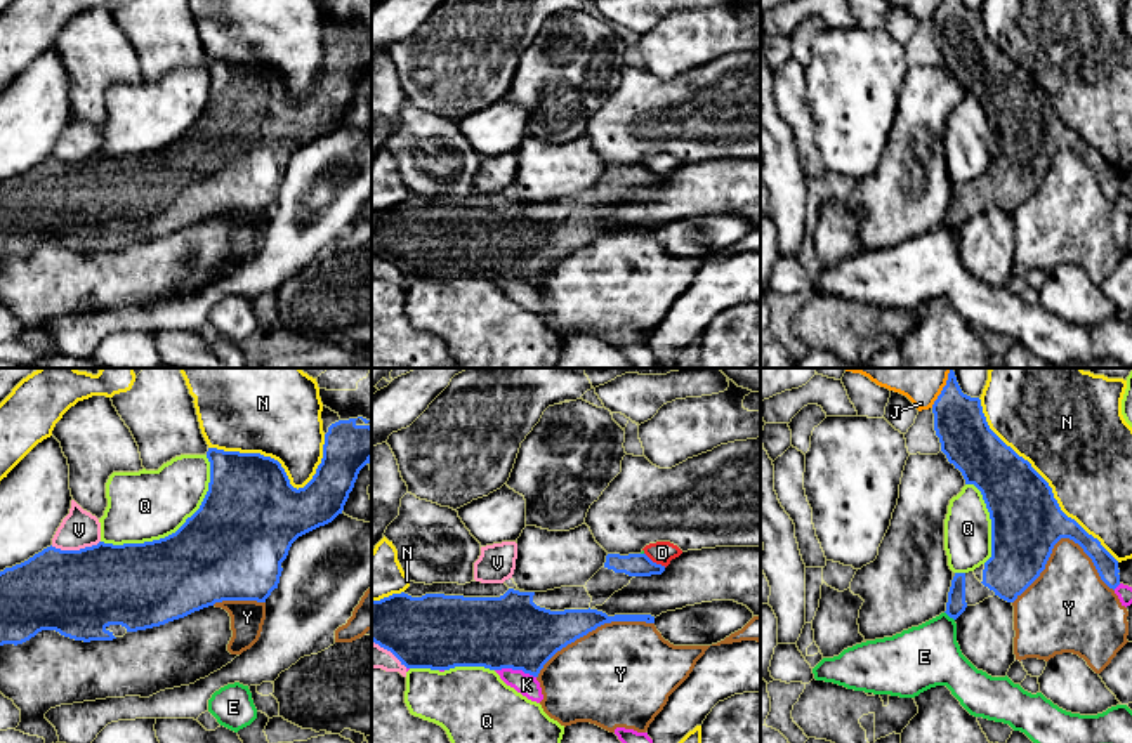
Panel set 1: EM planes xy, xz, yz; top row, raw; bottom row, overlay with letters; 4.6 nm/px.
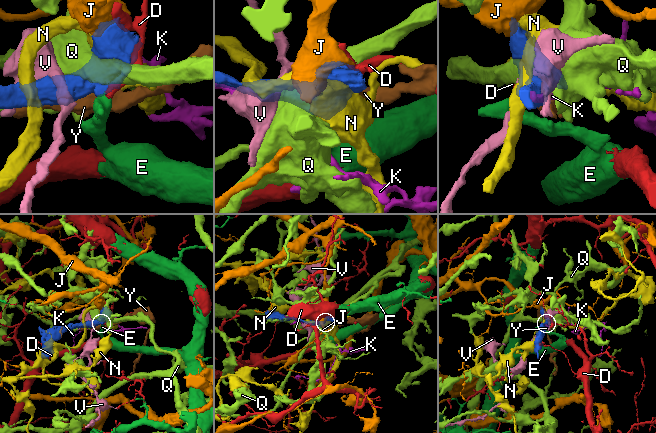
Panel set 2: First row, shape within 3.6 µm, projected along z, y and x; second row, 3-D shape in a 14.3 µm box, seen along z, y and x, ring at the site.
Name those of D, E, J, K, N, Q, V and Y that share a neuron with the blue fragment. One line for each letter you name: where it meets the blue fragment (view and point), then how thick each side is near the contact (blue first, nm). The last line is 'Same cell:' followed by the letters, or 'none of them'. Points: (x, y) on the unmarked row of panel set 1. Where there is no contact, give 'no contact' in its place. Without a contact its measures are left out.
Same cell: none of them

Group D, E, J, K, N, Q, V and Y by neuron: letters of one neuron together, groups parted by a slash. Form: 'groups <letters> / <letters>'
groups D E / J / K / N / Q / V / Y

